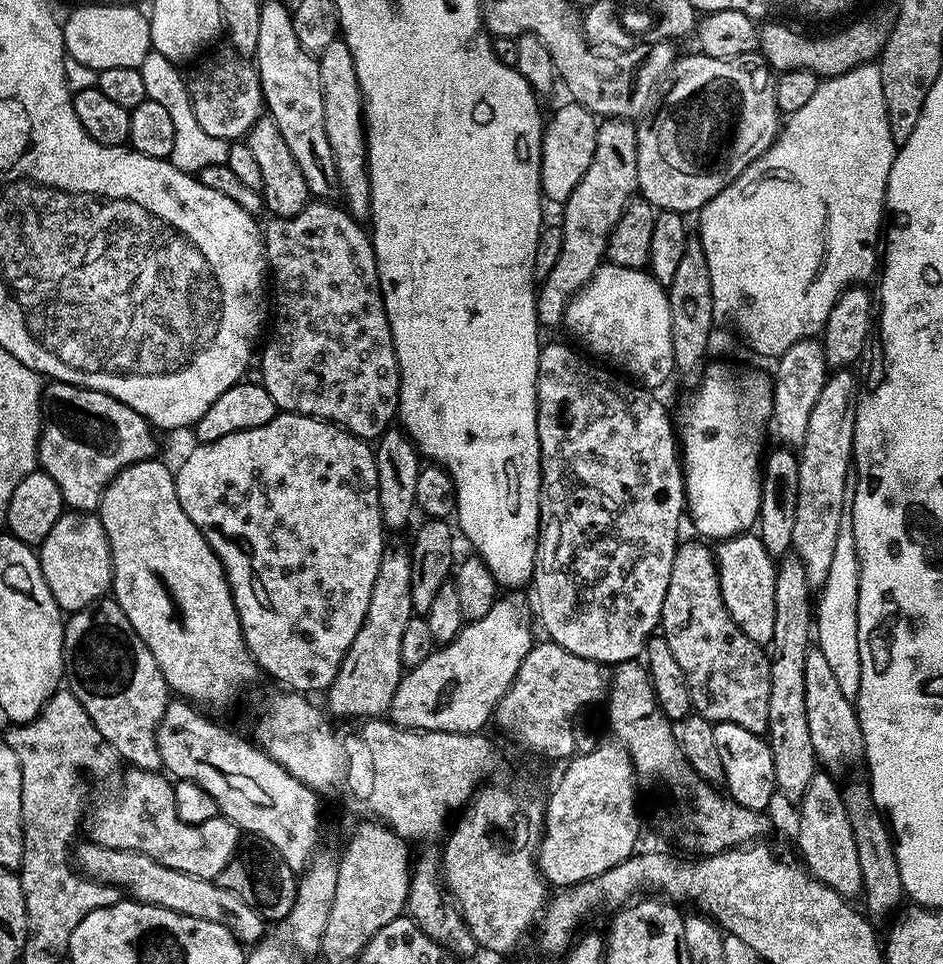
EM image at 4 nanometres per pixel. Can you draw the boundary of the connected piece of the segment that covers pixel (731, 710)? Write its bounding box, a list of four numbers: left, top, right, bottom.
[659,539,770,736]

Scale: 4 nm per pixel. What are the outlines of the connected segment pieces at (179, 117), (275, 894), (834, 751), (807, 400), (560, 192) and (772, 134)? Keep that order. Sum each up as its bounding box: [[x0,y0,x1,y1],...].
[[142,51,229,174],[218,843,298,922],[806,646,864,774],[770,339,830,446],[540,102,597,206],[636,54,782,214]]

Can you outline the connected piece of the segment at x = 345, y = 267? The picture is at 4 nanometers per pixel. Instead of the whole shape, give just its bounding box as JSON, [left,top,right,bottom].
[258,198,400,441]

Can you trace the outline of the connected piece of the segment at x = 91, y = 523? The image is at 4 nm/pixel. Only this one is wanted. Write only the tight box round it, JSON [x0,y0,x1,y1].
[38,510,112,614]

